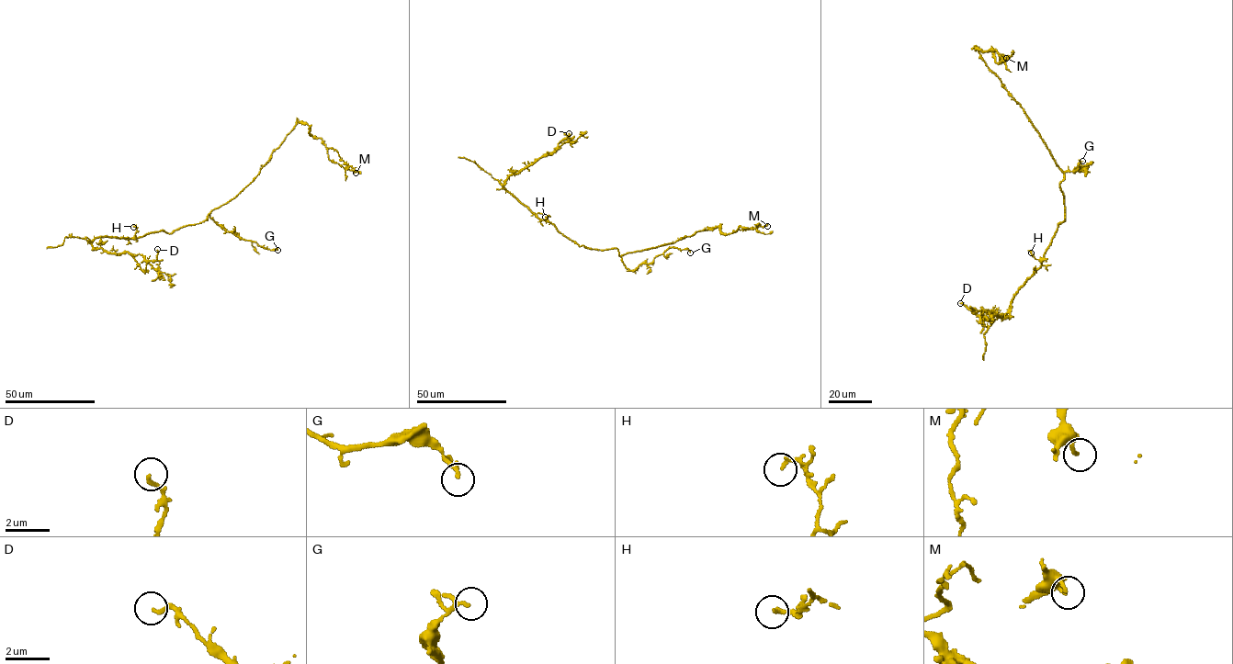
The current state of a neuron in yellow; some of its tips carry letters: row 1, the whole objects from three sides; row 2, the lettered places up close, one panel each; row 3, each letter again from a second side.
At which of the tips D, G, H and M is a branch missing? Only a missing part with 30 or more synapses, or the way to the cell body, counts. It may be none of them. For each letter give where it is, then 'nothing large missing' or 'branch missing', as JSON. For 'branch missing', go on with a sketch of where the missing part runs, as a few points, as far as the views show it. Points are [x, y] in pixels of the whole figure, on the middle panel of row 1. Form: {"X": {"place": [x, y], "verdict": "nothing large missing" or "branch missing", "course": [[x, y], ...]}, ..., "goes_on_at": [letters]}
{"D": {"place": [569, 133], "verdict": "nothing large missing"}, "G": {"place": [690, 253], "verdict": "nothing large missing"}, "H": {"place": [545, 217], "verdict": "nothing large missing"}, "M": {"place": [767, 226], "verdict": "nothing large missing"}, "goes_on_at": []}

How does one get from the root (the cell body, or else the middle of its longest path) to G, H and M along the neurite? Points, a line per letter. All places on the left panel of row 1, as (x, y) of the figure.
G: (195, 224), (204, 221), (209, 215), (227, 231), (264, 248), (277, 250)
H: (195, 224), (171, 233), (160, 230), (136, 238), (137, 228), (133, 227)
M: (195, 224), (253, 181), (299, 122), (308, 125), (310, 133), (334, 149), (356, 173)

